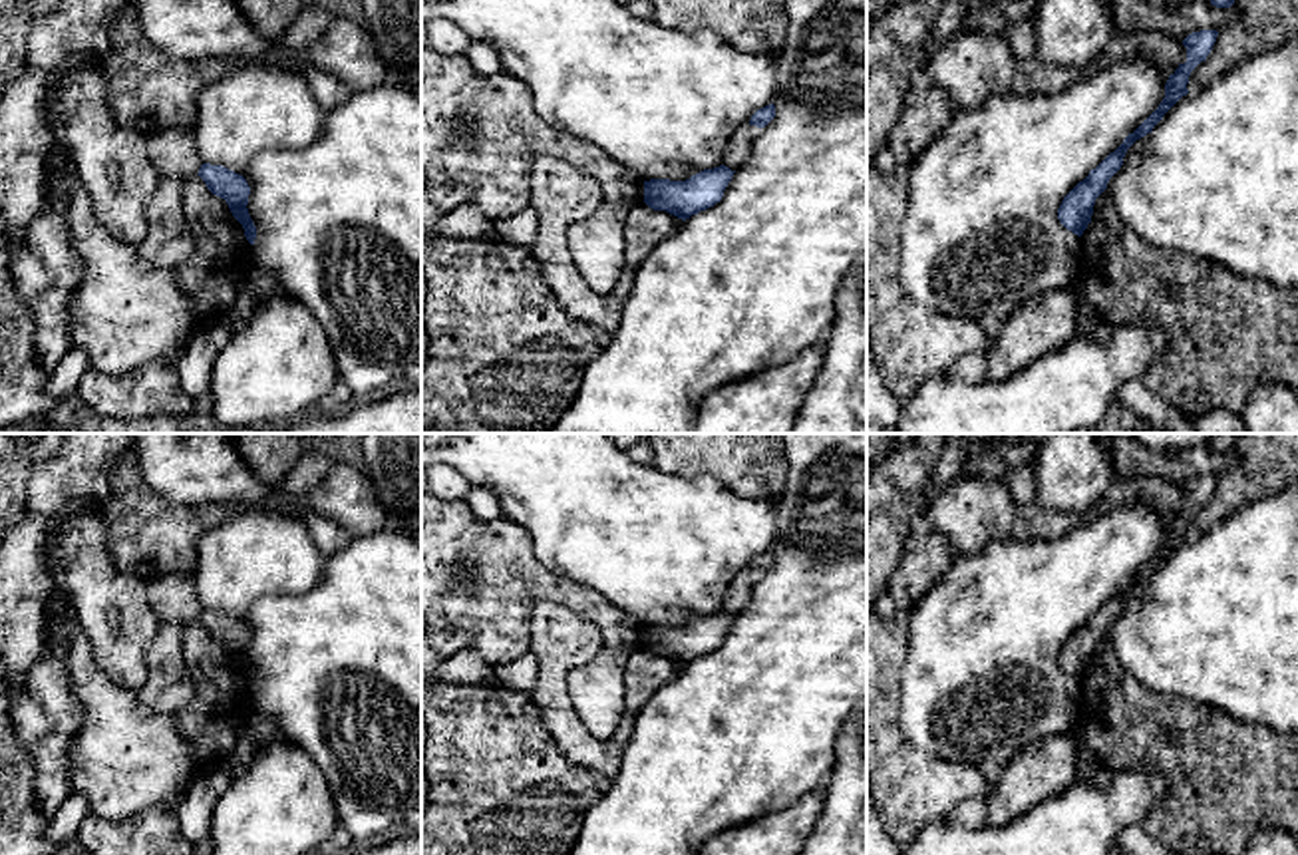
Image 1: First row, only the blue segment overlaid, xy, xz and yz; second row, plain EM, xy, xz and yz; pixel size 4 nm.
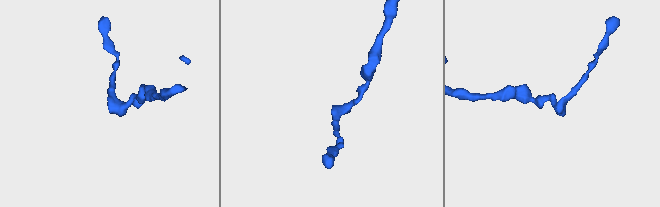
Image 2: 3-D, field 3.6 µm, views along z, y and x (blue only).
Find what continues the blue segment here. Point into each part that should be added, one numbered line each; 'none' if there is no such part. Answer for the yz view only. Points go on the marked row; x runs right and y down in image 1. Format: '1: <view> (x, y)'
none

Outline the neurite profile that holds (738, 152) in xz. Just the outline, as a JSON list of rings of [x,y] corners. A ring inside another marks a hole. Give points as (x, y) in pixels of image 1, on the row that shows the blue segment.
[[[755,125],[739,127],[726,149],[722,165],[730,167],[731,171],[741,169],[751,155],[753,139],[757,133],[759,127]]]

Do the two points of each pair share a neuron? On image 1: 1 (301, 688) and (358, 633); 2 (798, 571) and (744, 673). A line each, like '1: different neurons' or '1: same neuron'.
1: same neuron
2: same neuron

